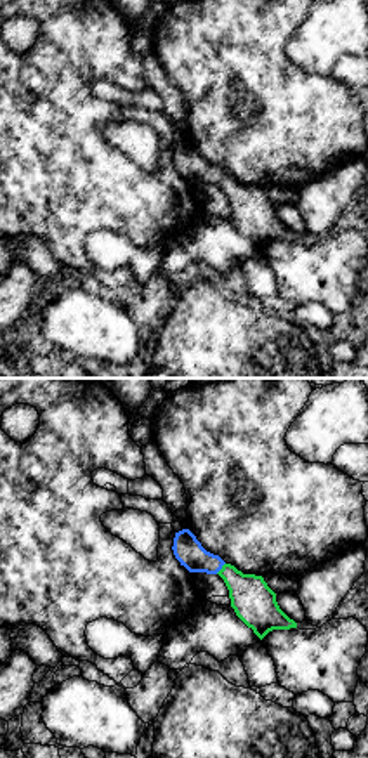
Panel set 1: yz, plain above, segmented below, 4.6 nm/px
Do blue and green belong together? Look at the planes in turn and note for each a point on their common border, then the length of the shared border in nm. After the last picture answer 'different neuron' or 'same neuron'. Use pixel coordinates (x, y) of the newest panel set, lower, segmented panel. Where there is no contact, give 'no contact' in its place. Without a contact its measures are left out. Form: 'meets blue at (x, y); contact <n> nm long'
meets blue at (221, 568); contact 70 nm long

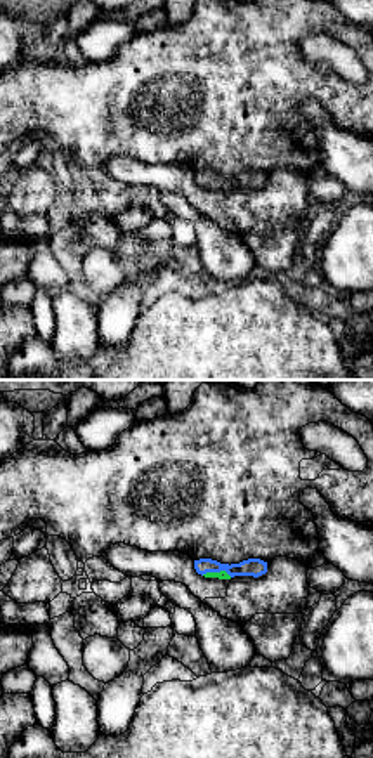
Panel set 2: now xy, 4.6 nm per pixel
meets blue at (217, 571); contact 140 nm long

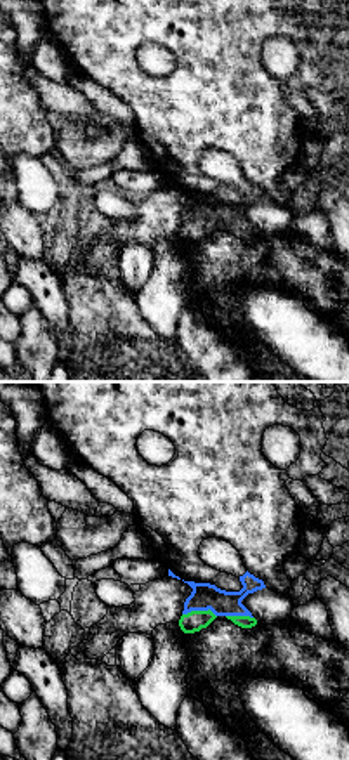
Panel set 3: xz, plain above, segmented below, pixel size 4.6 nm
meets blue at (200, 609); contact 160 nm long

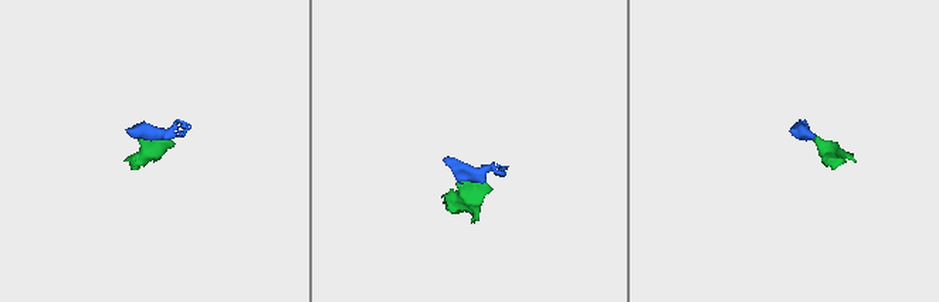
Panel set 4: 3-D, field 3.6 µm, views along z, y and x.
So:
same neuron

